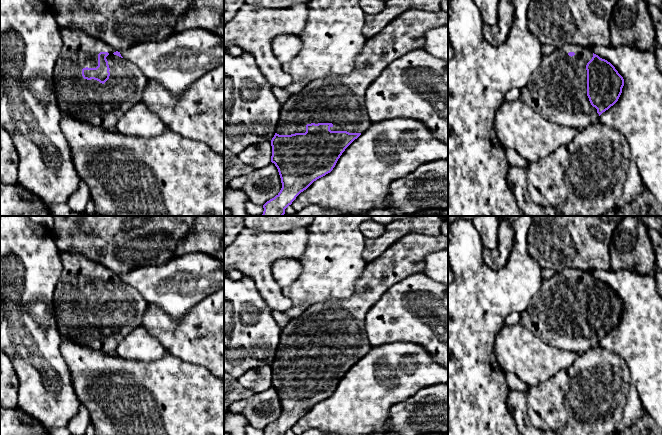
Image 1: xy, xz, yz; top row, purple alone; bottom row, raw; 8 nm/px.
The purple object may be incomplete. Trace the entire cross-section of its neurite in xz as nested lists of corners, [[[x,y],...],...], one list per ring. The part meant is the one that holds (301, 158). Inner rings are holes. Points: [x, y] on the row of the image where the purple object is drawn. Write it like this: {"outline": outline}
{"outline": [[[409,9],[392,20],[381,32],[366,40],[363,52],[357,57],[356,67],[350,75],[329,75],[315,79],[281,104],[281,113],[274,137],[271,140],[271,162],[278,169],[282,188],[264,205],[260,216],[283,216],[285,209],[314,181],[330,173],[345,149],[365,132],[371,120],[365,107],[365,91],[369,84],[393,61],[416,49],[424,49],[424,35],[428,30],[448,25],[448,12],[431,13],[420,9]]]}

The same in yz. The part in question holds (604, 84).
{"outline": [[[563,44],[550,55],[543,56],[538,70],[535,71],[526,86],[521,89],[519,100],[543,118],[579,131],[589,125],[598,124],[599,116],[618,101],[623,86],[624,79],[615,67],[607,60],[594,54],[590,47]]]}

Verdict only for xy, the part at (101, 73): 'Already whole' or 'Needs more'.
Needs more

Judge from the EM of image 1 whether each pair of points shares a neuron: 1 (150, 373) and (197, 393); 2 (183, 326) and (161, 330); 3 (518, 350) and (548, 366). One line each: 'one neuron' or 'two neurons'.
1: one neuron
2: one neuron
3: one neuron

